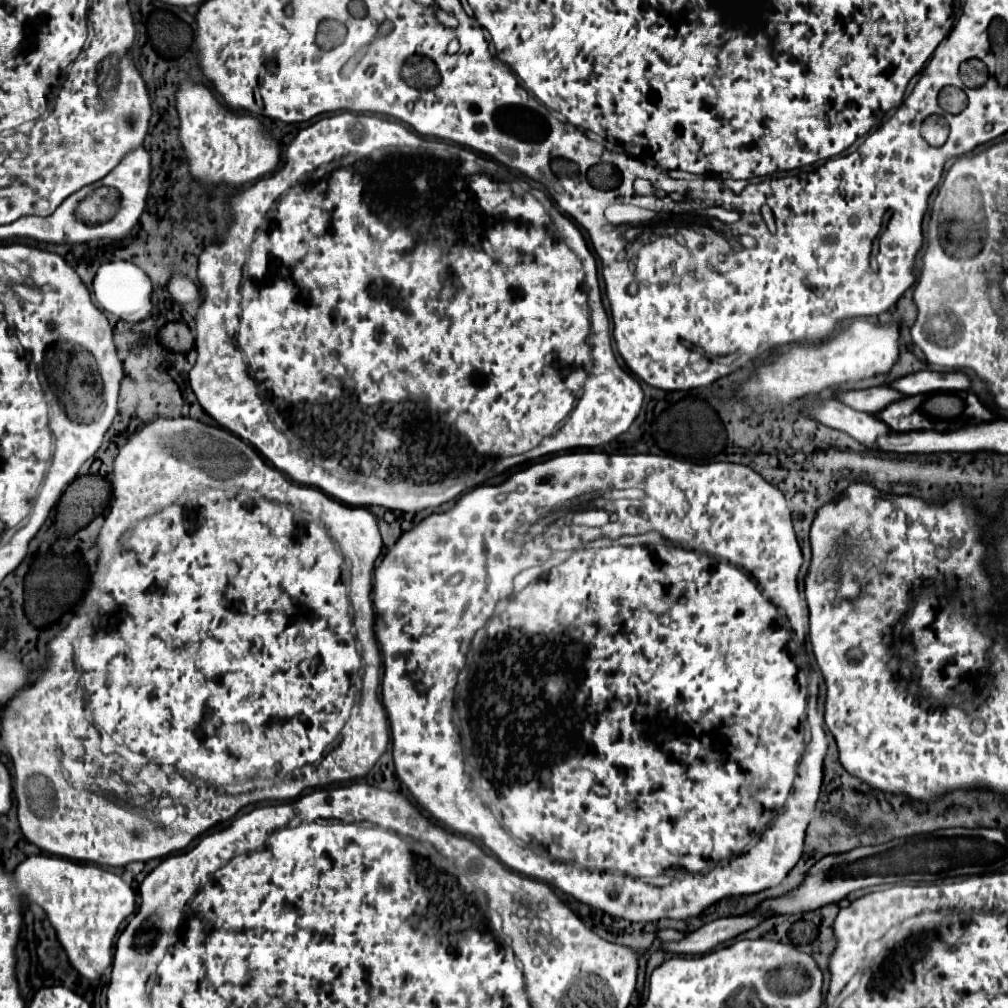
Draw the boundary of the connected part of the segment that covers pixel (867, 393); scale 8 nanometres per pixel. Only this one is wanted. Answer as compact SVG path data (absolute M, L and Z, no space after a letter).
M879 386L879 388L867 388L867 390L855 390L855 392L843 392L839 394L839 400L855 410L877 414L879 410L885 410L891 402L901 400L903 394L891 386Z

